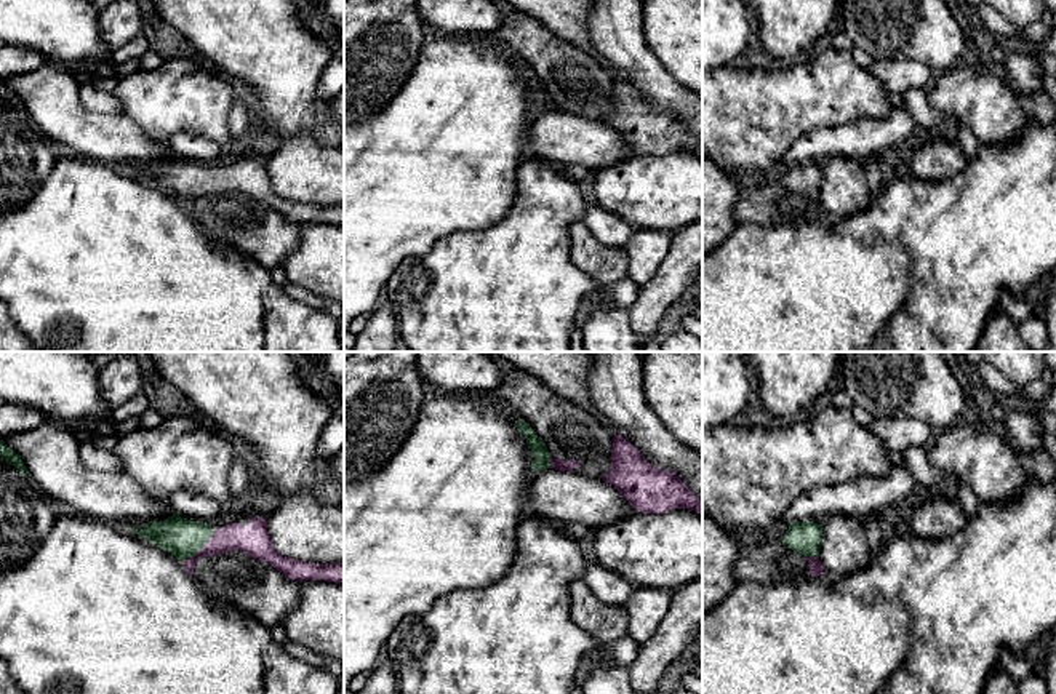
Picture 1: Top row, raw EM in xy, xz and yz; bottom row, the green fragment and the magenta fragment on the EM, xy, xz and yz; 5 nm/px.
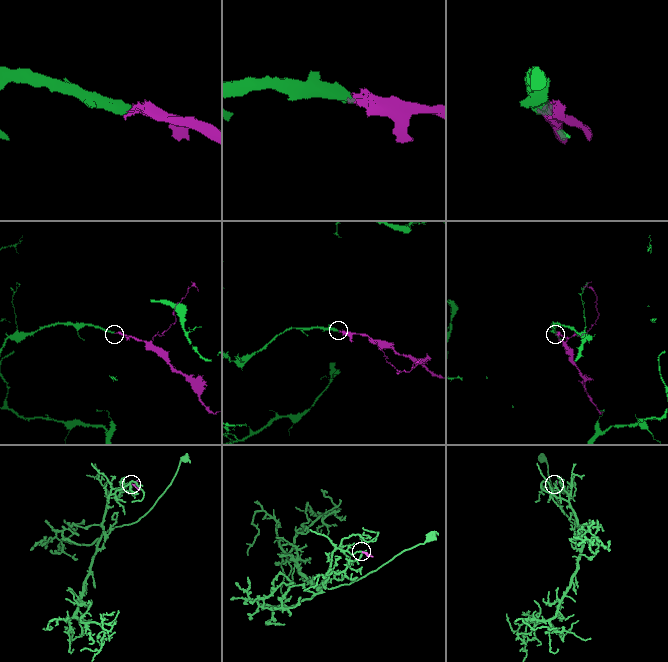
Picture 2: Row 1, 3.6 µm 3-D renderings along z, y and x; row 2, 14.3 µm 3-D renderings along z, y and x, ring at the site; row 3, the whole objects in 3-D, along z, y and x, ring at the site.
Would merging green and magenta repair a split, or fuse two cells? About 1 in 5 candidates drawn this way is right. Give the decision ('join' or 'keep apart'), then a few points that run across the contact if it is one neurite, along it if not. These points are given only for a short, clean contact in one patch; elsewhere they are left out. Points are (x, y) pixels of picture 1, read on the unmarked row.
join; line xy (183, 179), (194, 197), (234, 178)

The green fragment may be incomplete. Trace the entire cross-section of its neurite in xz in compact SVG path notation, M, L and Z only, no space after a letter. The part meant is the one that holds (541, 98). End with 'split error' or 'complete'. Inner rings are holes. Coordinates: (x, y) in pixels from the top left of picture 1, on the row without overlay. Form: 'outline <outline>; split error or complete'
outline M518 61L517 69L525 77L528 88L533 94L533 99L534 99L531 106L533 114L541 114L546 110L571 114L573 110L581 107L579 102L560 102L560 101L552 99L544 83L536 78L536 75L531 72L531 69L526 64Z; split error

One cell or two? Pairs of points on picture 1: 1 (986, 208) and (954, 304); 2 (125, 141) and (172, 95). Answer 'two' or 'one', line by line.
1: one
2: two

